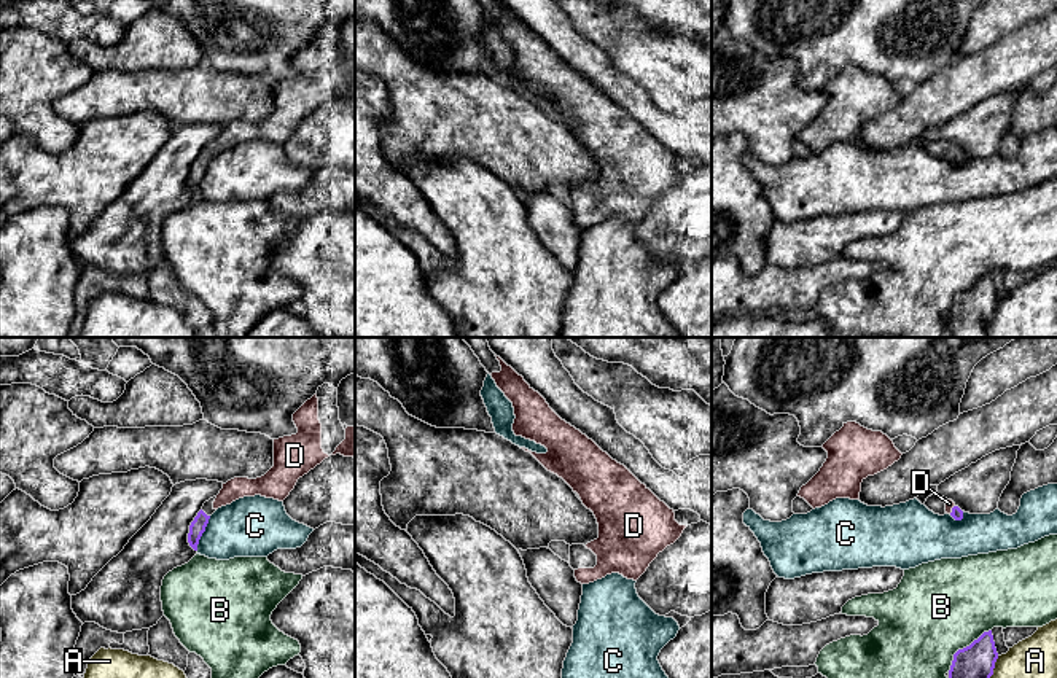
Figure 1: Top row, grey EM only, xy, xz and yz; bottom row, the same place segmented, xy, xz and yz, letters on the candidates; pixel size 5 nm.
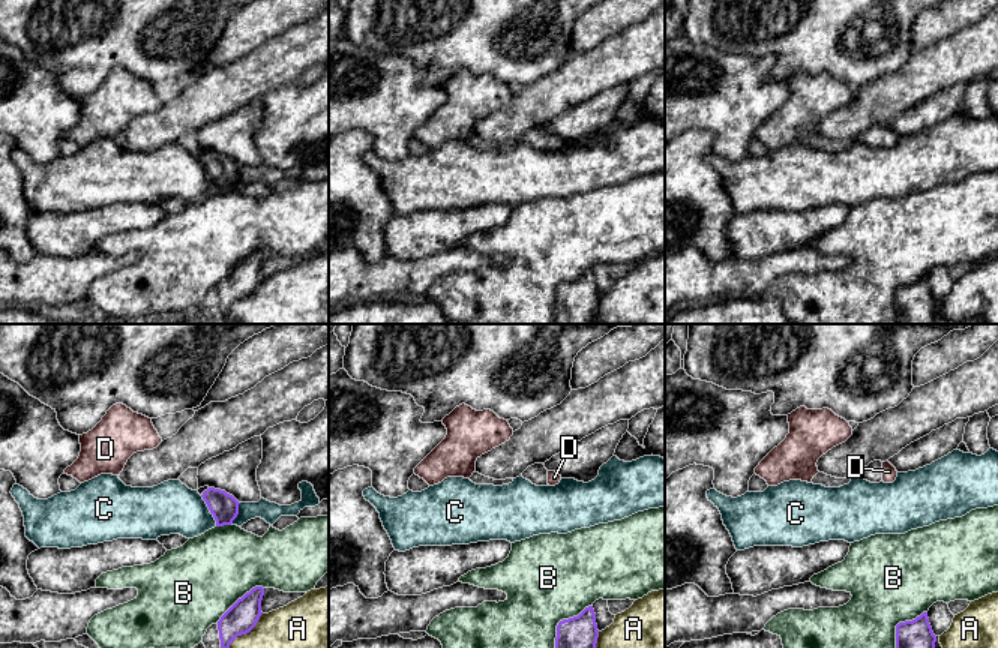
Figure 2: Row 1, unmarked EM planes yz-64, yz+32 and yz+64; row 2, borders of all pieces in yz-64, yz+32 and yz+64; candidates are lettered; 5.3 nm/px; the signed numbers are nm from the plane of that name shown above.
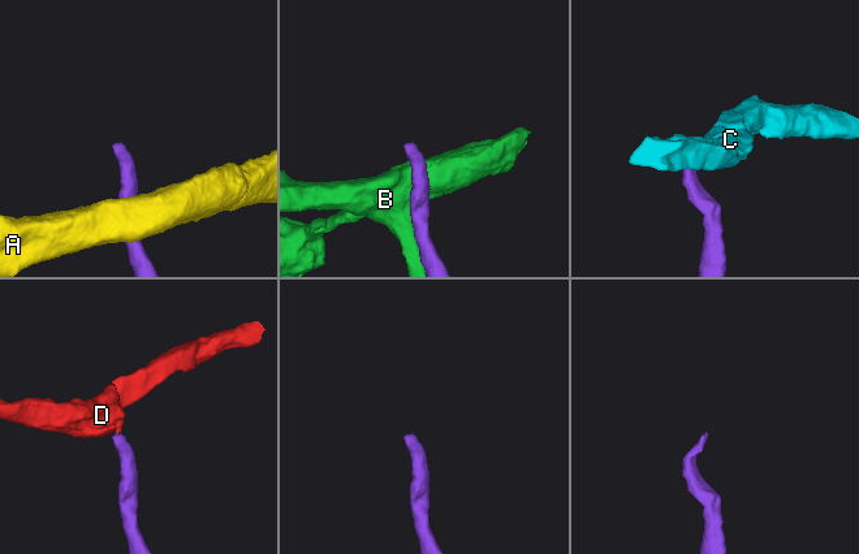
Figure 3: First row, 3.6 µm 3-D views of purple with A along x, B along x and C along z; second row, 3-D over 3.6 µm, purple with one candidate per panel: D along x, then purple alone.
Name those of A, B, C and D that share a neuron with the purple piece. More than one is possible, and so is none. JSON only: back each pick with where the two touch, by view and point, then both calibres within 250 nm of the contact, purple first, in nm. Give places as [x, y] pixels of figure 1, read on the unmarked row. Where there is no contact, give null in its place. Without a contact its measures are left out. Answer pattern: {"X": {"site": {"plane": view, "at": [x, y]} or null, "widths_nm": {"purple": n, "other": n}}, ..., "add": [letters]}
{"D": {"site": {"plane": "yz", "at": [952, 153]}, "widths_nm": {"purple": 60, "other": 50}}, "add": ["D"]}

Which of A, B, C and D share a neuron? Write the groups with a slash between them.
A / B / C / D

